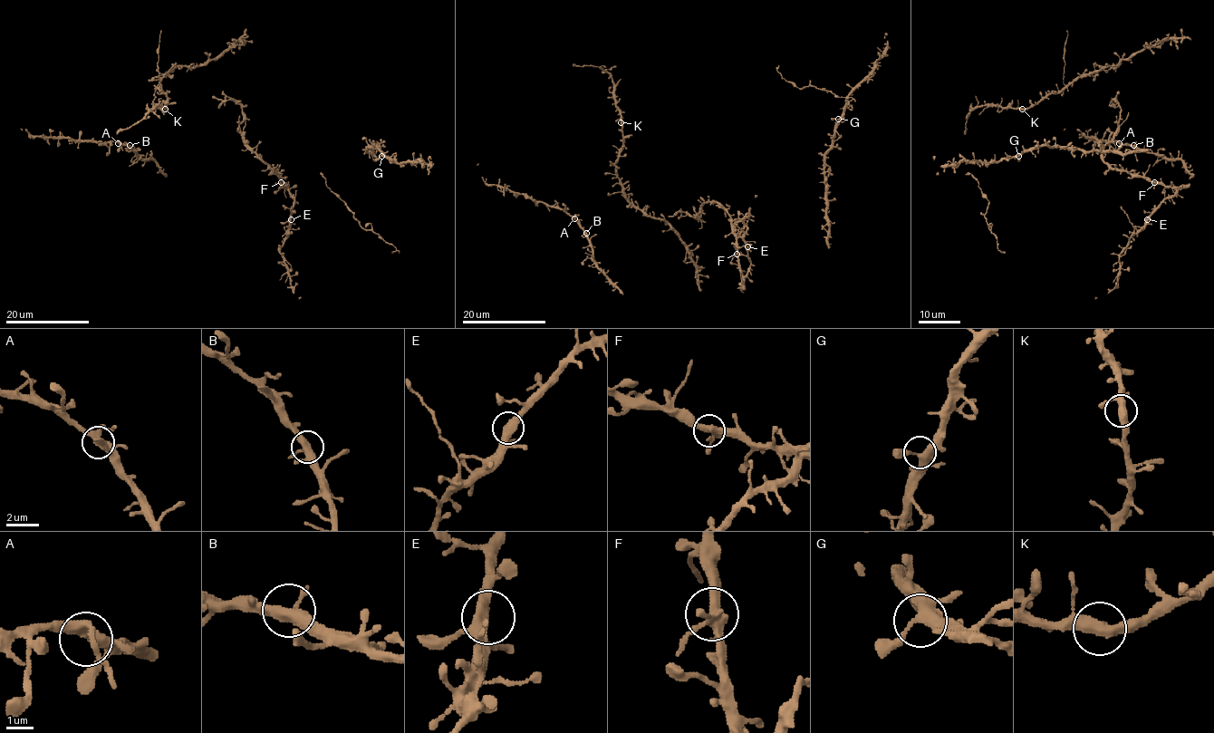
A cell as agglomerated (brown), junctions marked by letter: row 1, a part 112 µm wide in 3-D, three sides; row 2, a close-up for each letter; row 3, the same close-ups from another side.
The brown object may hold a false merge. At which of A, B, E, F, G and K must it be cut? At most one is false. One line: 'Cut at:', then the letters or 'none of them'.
Cut at: none of them

